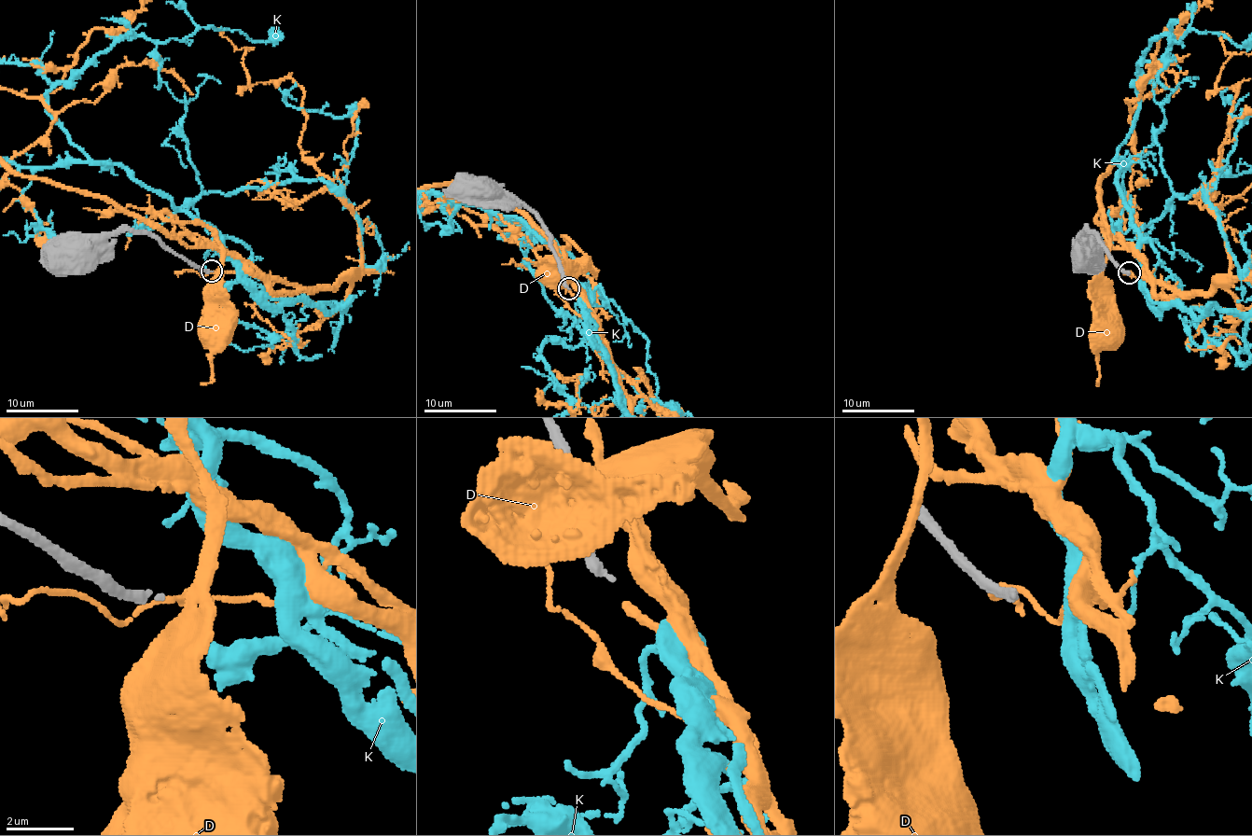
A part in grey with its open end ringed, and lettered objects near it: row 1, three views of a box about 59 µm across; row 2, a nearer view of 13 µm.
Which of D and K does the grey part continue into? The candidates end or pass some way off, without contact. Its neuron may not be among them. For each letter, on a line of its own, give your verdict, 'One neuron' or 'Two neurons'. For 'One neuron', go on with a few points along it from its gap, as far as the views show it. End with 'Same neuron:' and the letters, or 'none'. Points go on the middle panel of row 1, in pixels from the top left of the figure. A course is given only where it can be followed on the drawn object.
D: Two neurons
K: Two neurons
Same neuron: none

